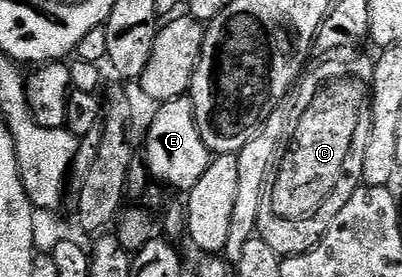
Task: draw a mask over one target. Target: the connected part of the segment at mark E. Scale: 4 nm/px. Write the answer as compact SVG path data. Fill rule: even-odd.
M188 96L171 99L156 106L157 114L145 133L145 154L143 160L149 169L149 176L154 182L162 181L173 189L188 191L199 183L203 171L207 171L211 154L207 143L199 135L199 127L195 123L193 103Z

